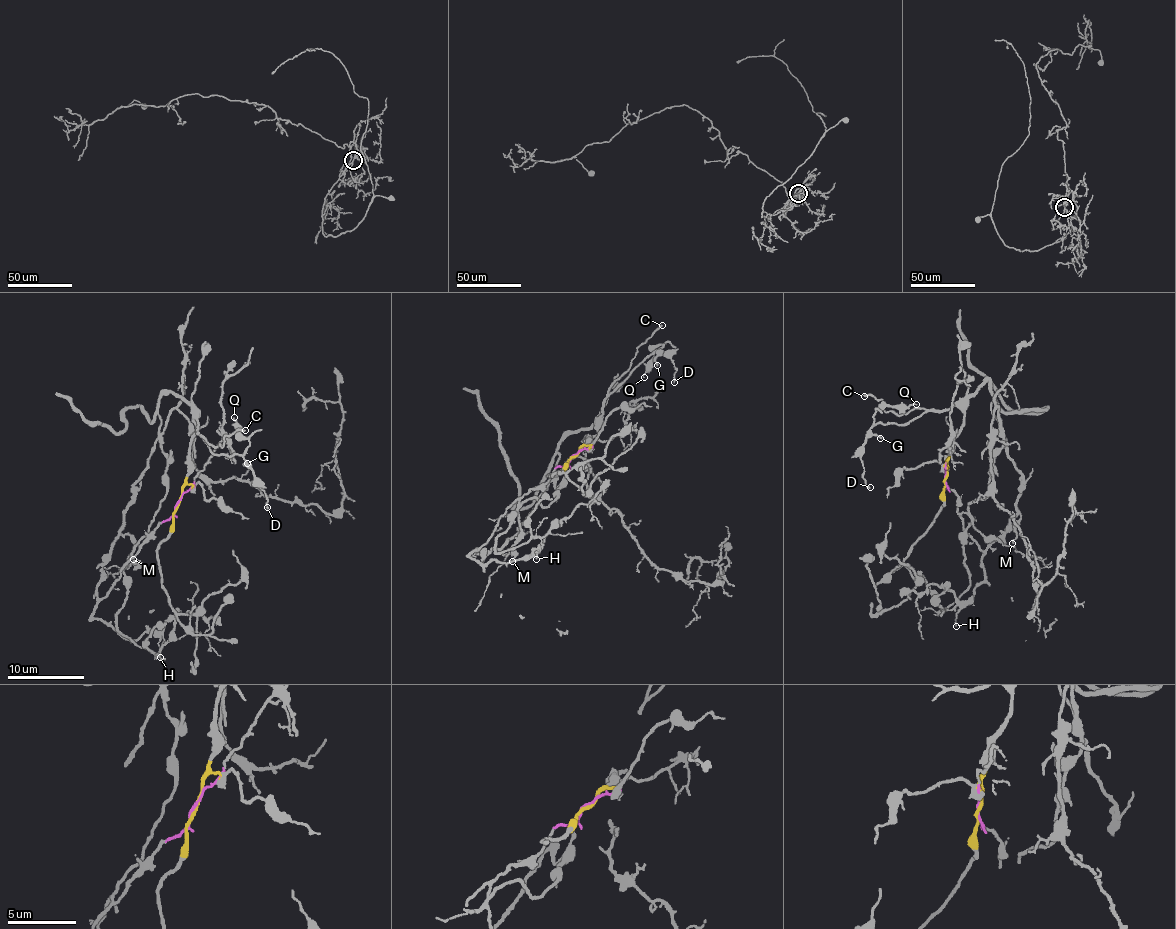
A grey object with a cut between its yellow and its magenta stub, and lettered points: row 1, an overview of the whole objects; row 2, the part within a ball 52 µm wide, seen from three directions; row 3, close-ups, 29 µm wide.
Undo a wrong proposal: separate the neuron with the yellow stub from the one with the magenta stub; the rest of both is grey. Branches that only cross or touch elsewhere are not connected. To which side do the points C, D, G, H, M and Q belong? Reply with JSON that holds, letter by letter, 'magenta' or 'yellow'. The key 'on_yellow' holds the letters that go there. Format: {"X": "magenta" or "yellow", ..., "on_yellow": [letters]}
{"C": "yellow", "D": "yellow", "G": "yellow", "H": "magenta", "M": "magenta", "Q": "yellow", "on_yellow": ["C", "D", "G", "Q"]}

